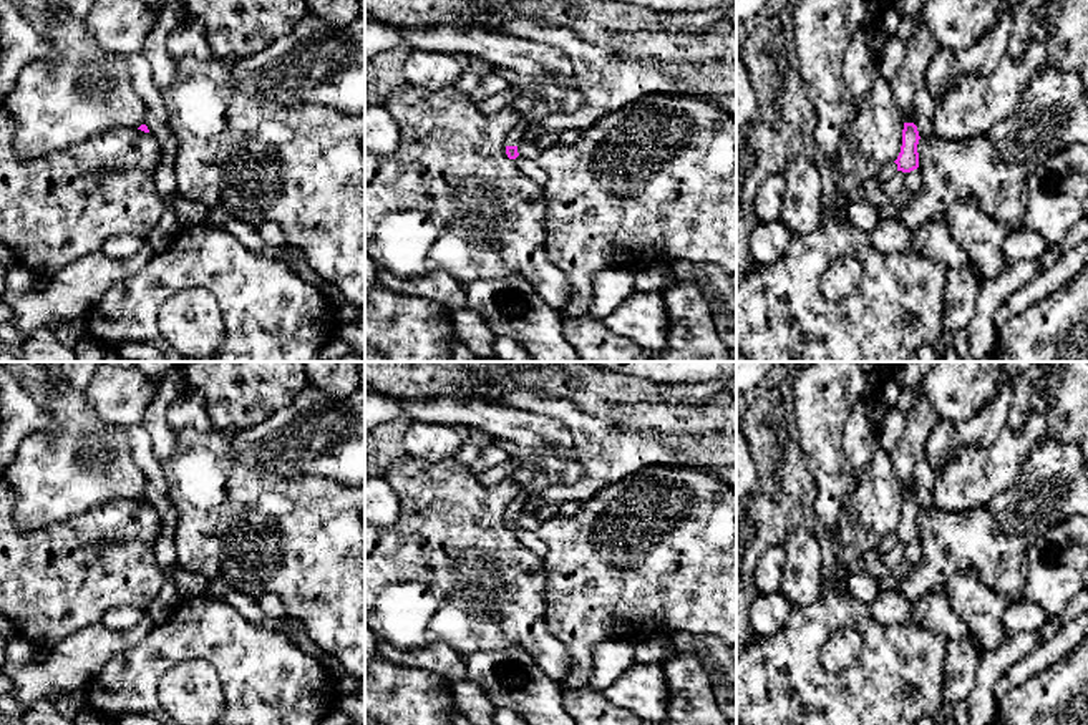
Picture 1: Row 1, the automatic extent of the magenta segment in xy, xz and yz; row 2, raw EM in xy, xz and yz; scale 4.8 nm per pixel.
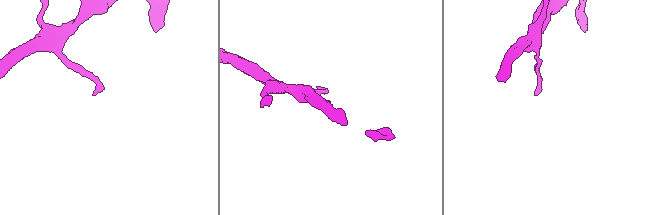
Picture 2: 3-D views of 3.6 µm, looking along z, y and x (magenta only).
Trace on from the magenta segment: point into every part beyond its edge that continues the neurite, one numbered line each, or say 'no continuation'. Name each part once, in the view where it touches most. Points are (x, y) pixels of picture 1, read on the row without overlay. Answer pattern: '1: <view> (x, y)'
no continuation

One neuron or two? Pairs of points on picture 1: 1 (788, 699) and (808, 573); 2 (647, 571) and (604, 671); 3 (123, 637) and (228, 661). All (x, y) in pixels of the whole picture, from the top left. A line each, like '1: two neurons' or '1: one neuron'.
1: two neurons
2: two neurons
3: two neurons

